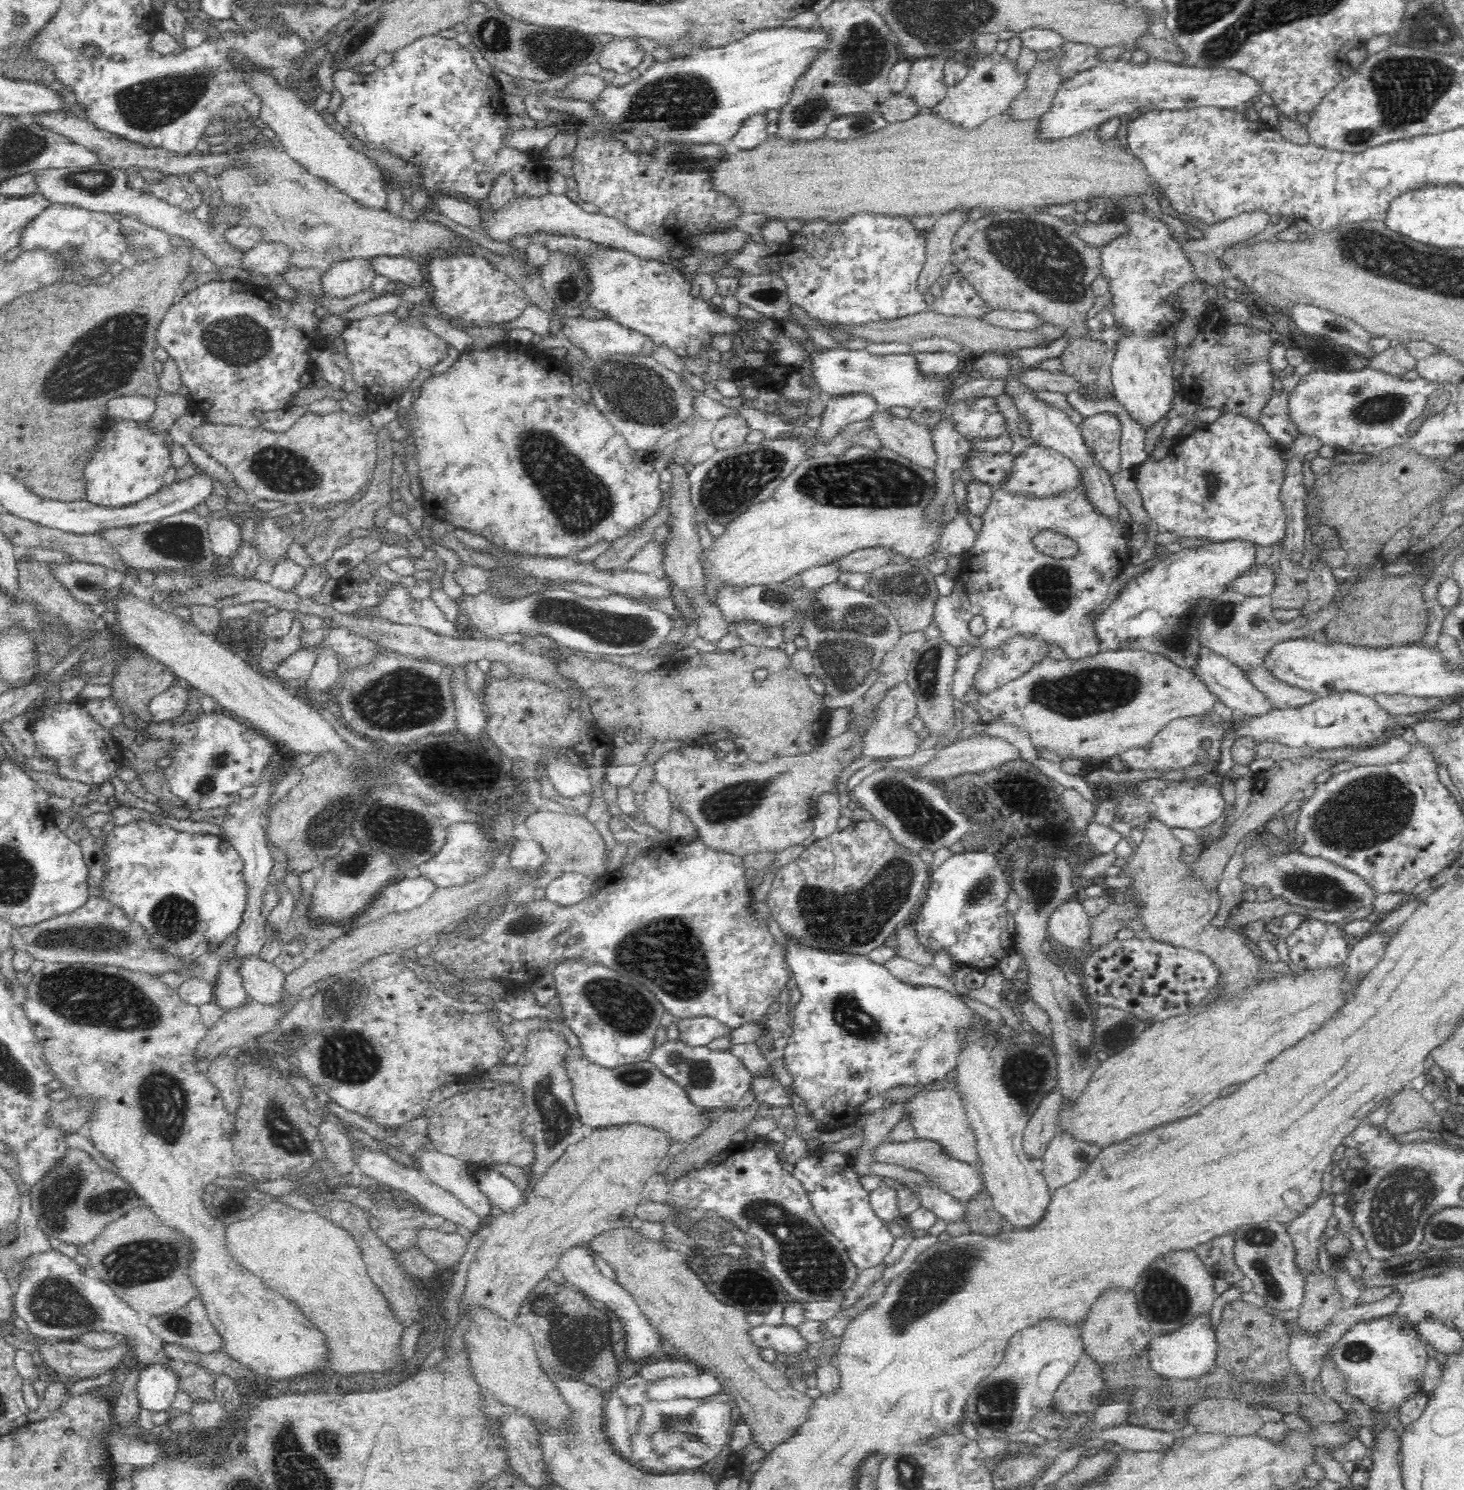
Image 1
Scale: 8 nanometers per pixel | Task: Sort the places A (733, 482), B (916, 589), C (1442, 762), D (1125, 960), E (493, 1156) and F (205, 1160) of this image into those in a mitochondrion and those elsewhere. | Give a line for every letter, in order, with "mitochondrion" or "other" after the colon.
A: mitochondrion
B: mitochondrion
C: other
D: other
E: other
F: other

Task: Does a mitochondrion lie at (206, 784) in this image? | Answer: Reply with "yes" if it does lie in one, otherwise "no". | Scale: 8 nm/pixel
yes

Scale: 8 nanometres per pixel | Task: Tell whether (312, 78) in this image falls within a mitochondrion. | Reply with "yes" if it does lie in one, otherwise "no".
no

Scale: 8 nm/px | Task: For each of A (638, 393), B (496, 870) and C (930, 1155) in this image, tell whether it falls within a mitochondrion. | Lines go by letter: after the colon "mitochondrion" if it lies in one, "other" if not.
A: mitochondrion
B: other
C: mitochondrion

